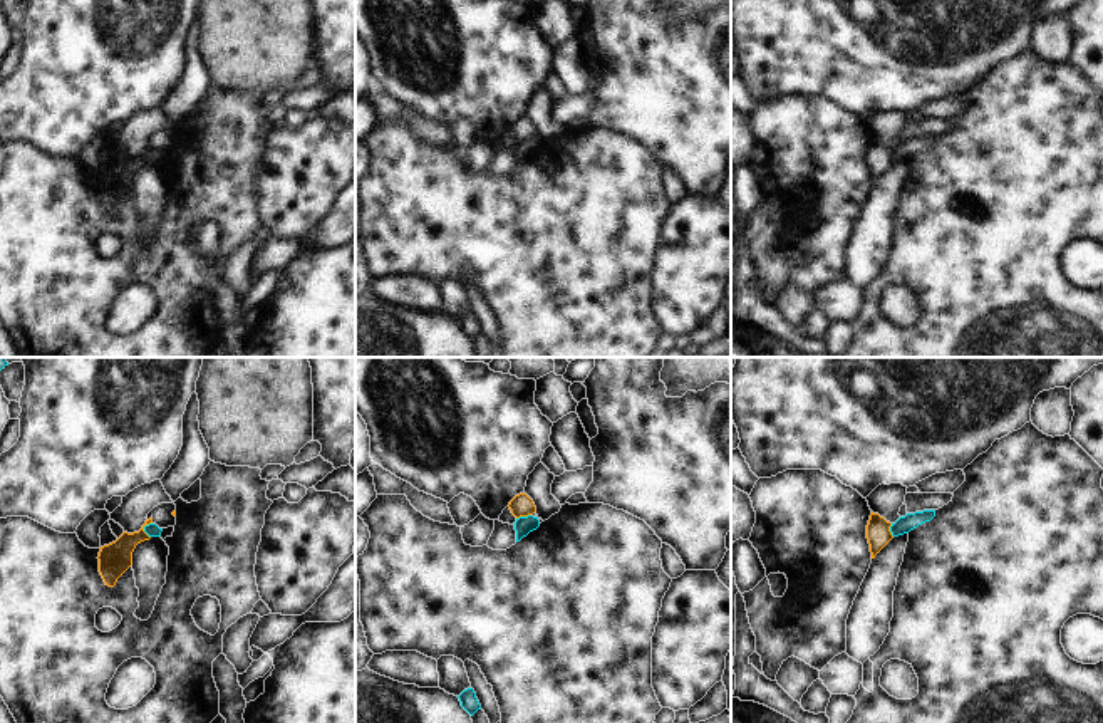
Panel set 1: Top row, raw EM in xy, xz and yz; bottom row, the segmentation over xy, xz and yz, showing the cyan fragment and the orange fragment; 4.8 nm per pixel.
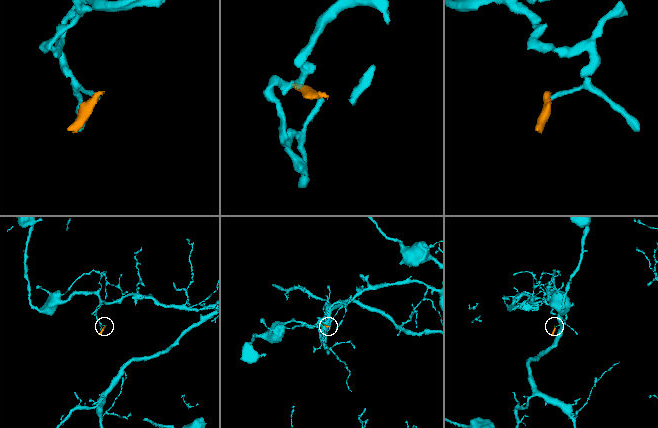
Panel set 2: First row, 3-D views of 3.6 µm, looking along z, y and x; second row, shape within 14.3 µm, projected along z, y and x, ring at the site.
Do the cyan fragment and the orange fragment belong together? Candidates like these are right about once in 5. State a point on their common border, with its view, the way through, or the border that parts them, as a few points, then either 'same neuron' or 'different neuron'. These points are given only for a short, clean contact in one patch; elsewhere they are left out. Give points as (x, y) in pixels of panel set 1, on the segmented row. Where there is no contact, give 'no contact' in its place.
xy (144, 529) | along xy (151, 522), (144, 527), (150, 537) | different neuron

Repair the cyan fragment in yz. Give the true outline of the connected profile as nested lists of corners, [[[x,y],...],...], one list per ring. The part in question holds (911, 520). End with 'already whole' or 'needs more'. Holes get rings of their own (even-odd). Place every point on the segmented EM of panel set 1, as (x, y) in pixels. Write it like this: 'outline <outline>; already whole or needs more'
outline [[[935,510],[907,513],[905,517],[900,517],[895,523],[892,523],[890,532],[893,537],[909,533],[910,530],[917,528],[919,525],[930,522],[934,517],[935,517]]]; already whole

